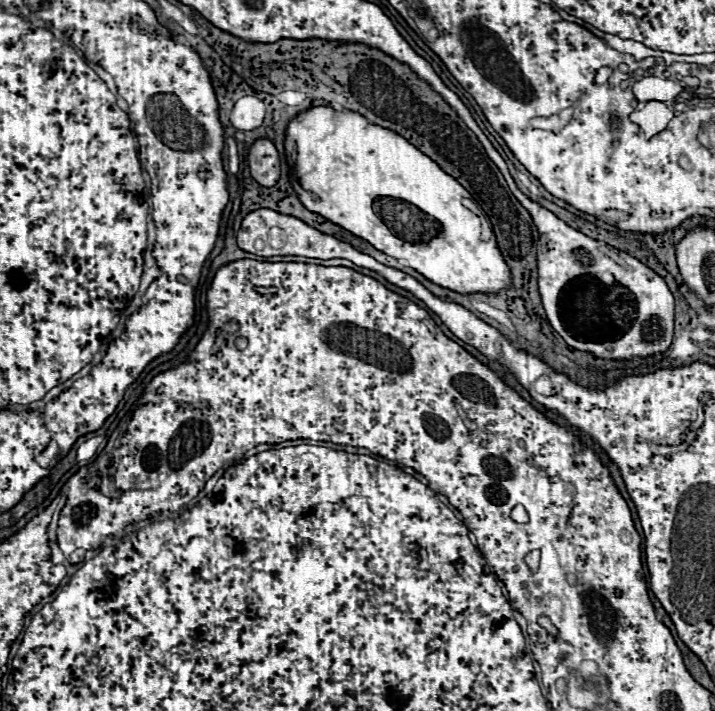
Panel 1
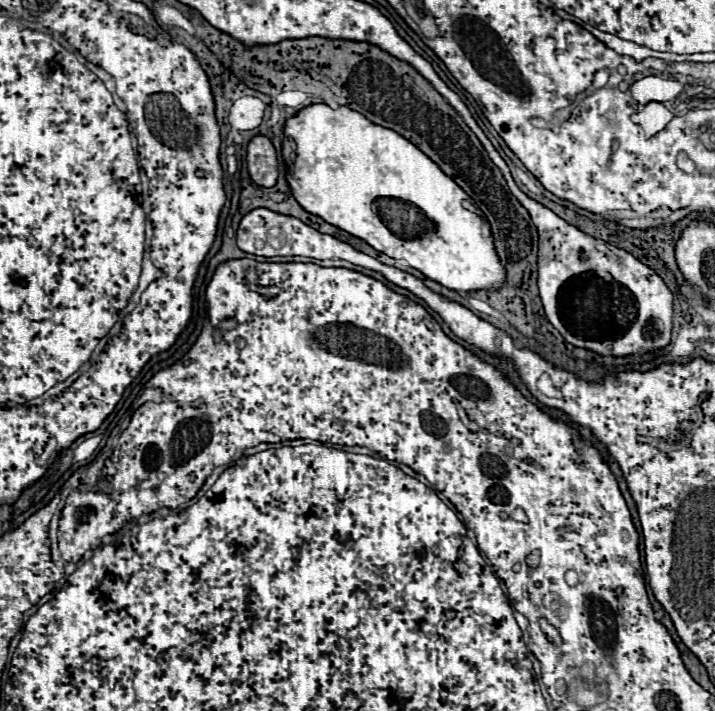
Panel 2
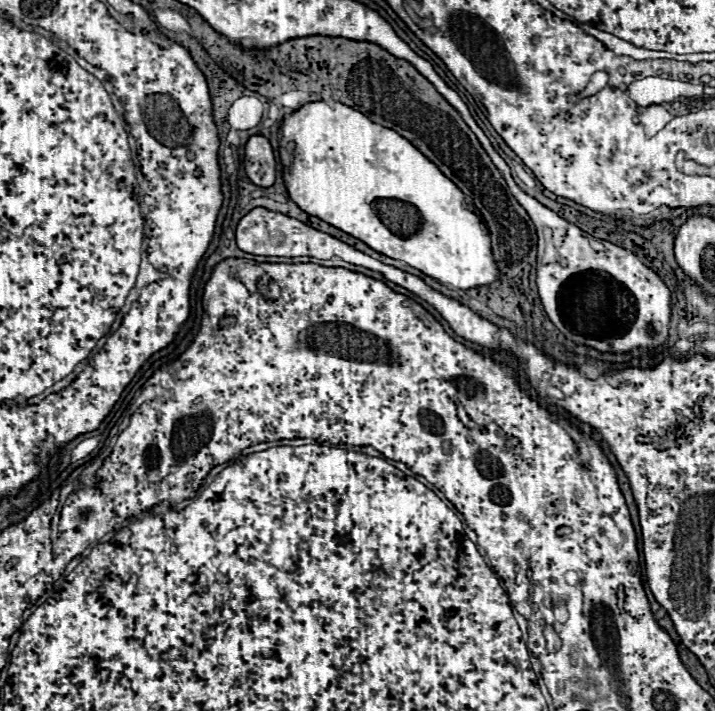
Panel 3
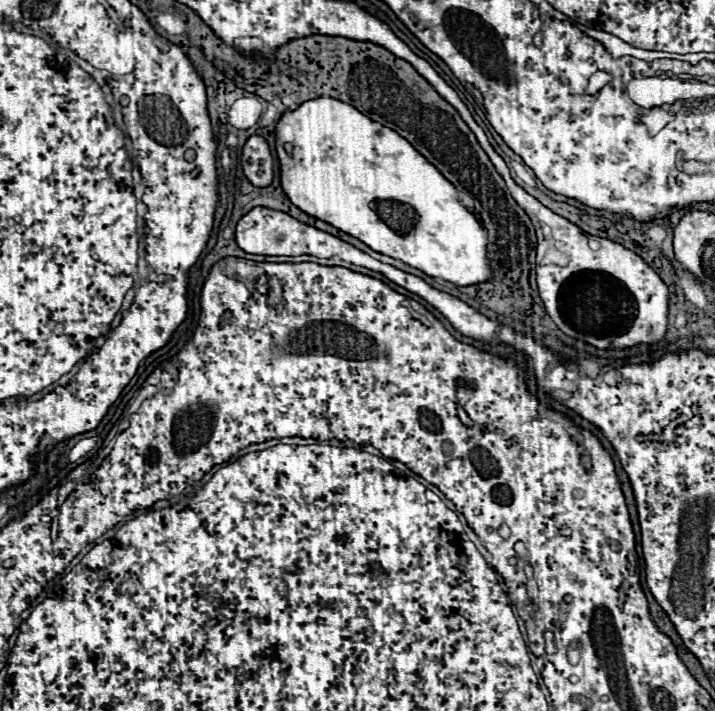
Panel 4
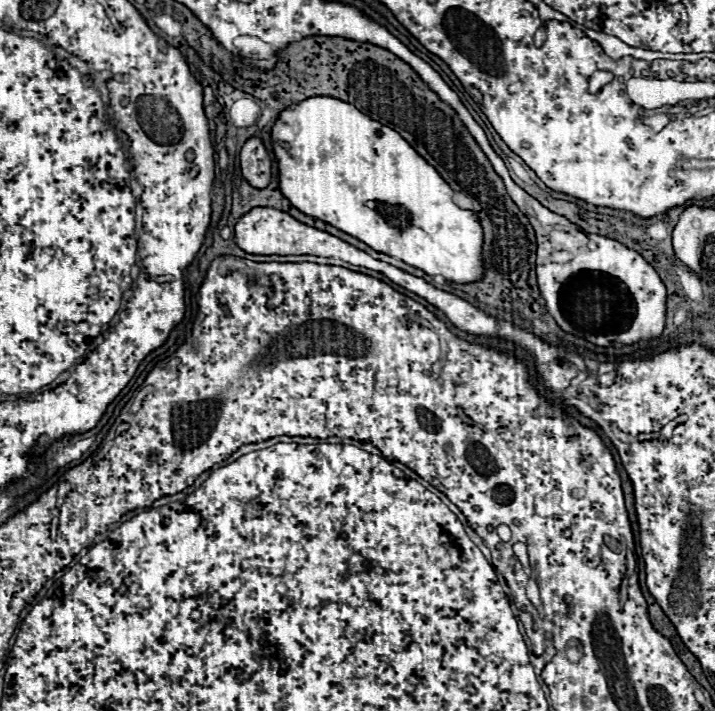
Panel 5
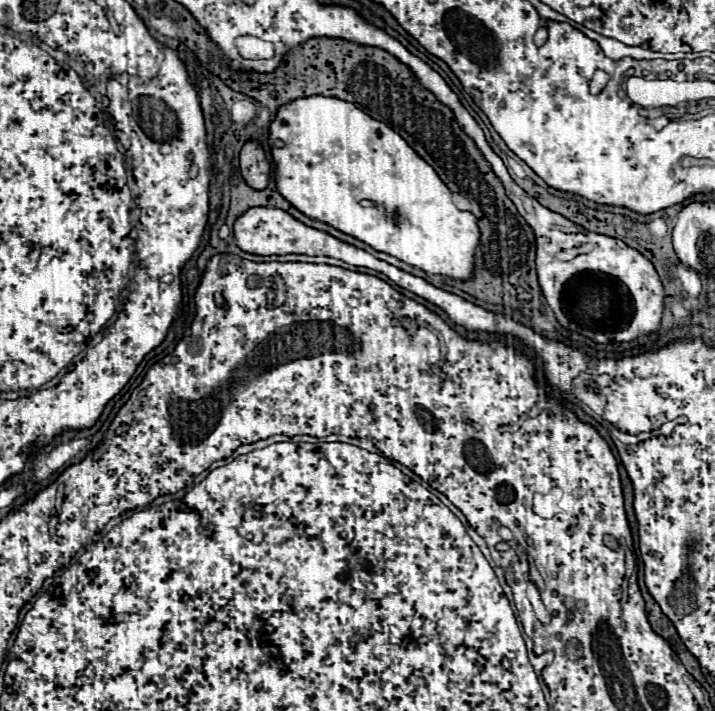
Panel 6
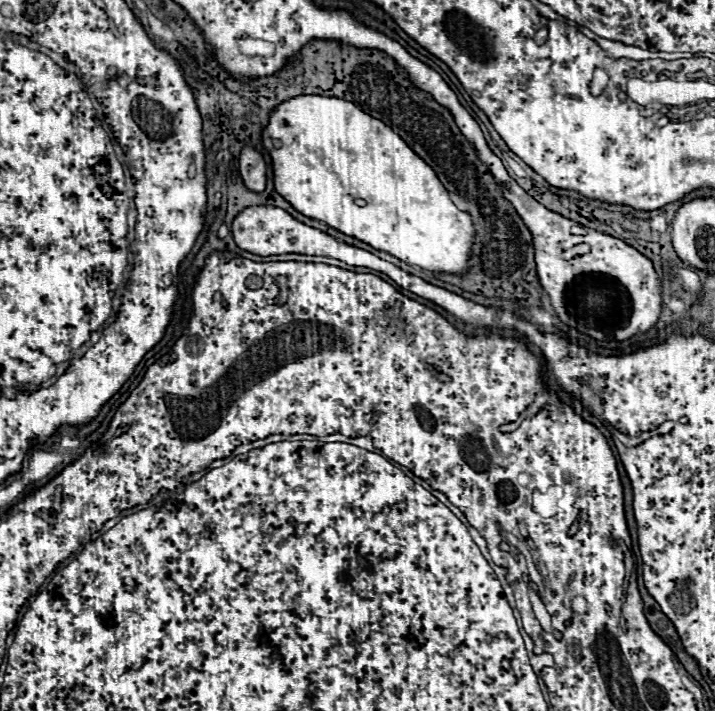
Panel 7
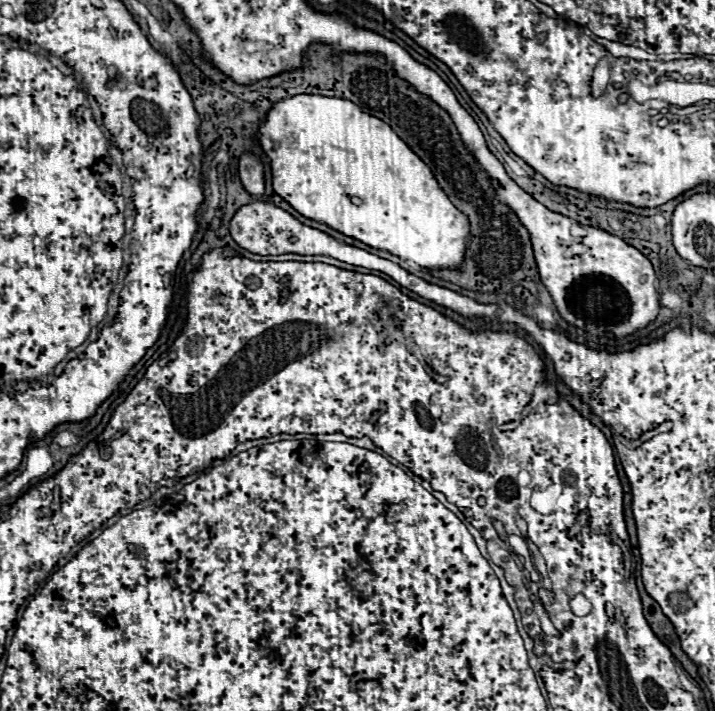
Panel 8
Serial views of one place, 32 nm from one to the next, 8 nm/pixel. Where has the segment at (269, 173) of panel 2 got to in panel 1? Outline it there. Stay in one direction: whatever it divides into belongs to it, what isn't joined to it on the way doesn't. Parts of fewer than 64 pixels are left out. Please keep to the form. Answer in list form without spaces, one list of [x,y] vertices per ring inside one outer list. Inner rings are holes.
[[[258,138],[250,146],[248,166],[252,178],[260,186],[274,186],[280,176],[280,158],[274,144],[268,138]]]

